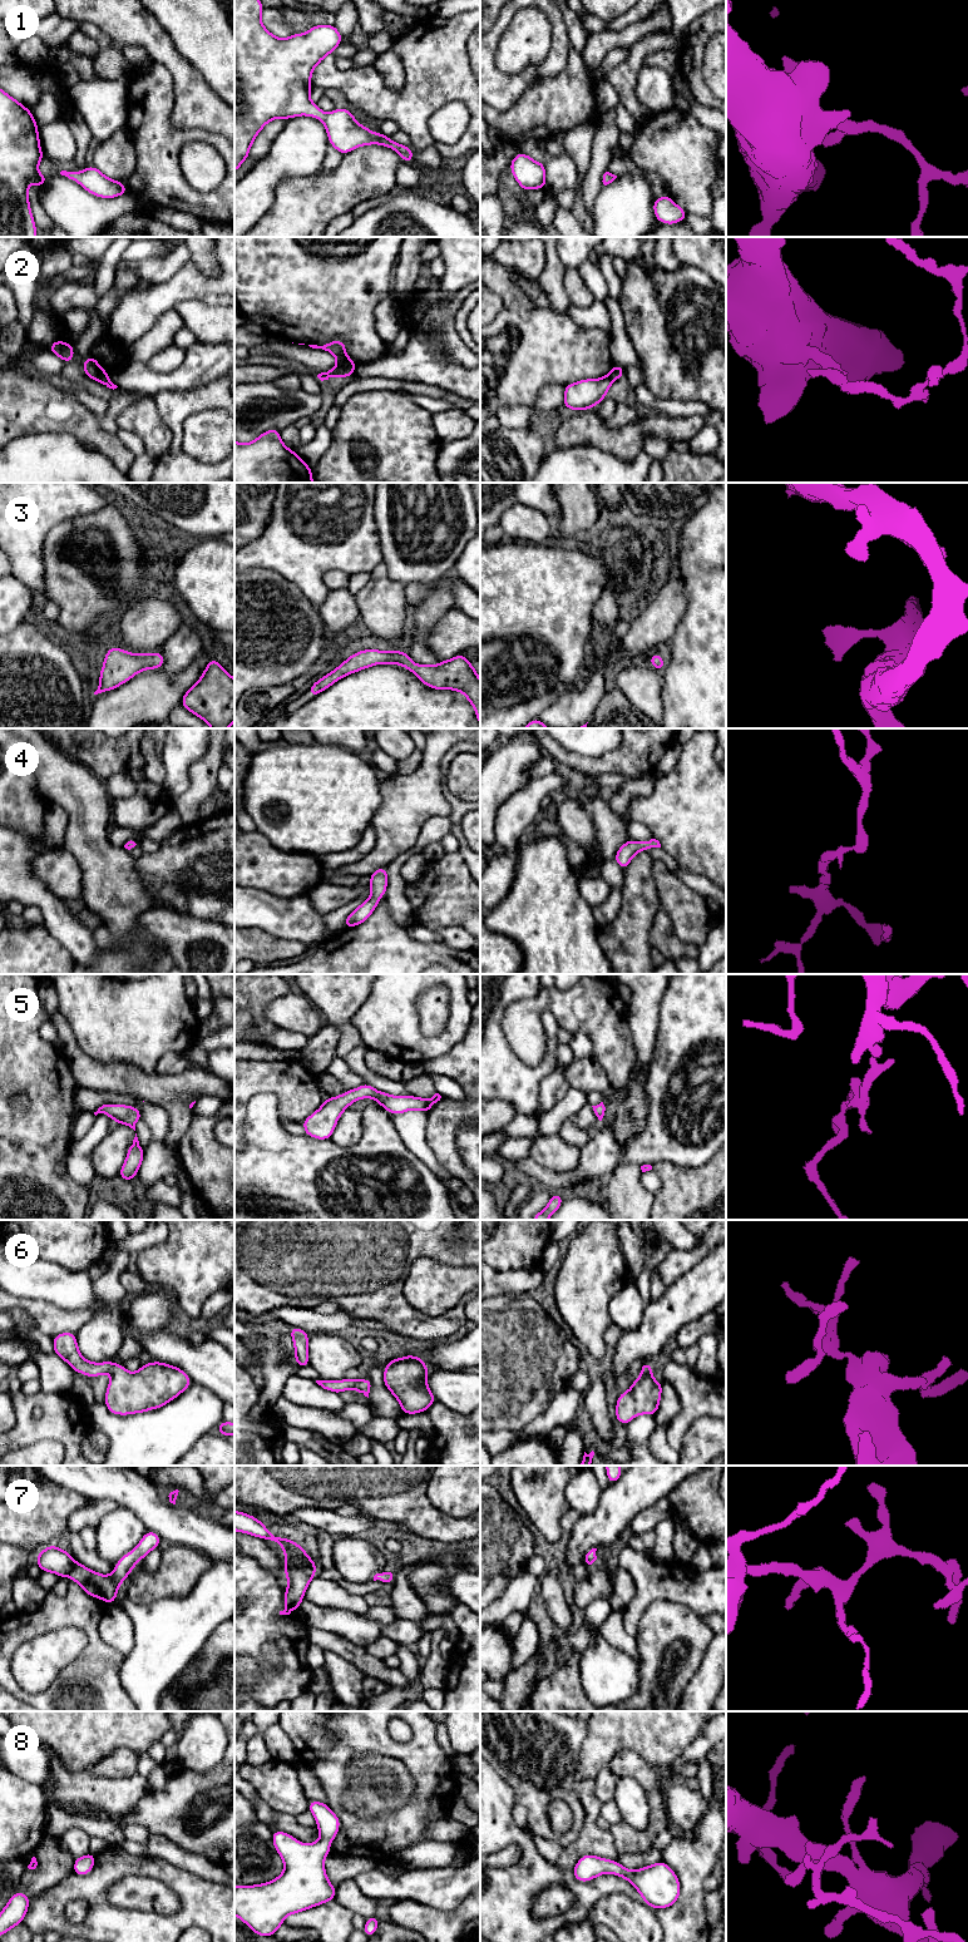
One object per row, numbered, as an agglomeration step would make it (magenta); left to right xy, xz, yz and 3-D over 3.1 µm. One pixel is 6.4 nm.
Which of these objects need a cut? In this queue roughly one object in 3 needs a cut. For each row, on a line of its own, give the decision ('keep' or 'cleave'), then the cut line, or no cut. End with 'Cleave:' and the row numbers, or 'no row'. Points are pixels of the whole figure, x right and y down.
1: keep; cut none
2: cleave; cut xz (339, 364), (352, 369)
3: keep; cut none
4: keep; cut none
5: keep; cut none
6: keep; cut none
7: keep; cut none
8: keep; cut none
Cleave: 2

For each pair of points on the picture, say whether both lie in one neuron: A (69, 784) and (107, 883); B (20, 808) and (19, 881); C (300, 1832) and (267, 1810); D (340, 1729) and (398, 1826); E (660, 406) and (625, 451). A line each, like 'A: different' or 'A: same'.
A: same
B: different
C: same
D: same
E: different

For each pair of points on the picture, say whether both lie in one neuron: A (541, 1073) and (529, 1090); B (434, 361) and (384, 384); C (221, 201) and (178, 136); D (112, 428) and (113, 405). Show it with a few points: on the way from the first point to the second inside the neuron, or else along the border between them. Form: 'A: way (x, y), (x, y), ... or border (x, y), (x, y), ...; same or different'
A: way (537, 1077), (529, 1086); same
B: border (365, 379), (390, 377), (424, 384); different
C: way (198, 201), (194, 201), (172, 178), (172, 158); same
D: way (112, 423), (113, 410); same

